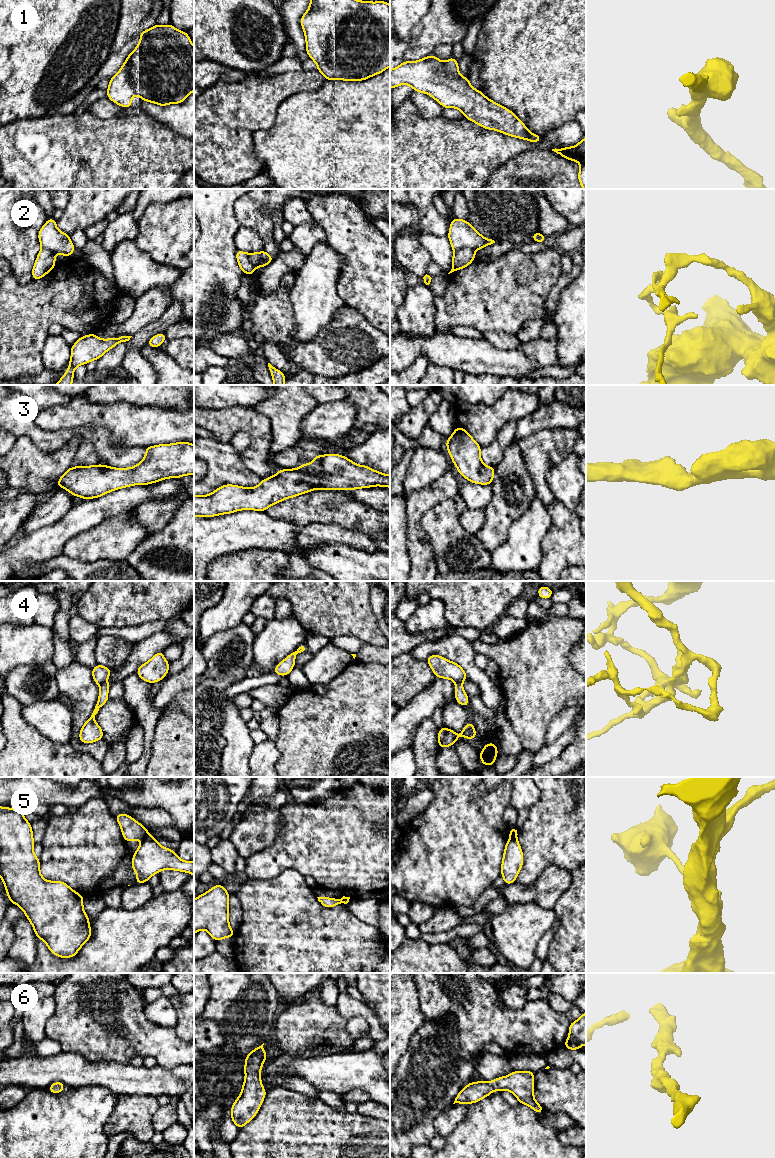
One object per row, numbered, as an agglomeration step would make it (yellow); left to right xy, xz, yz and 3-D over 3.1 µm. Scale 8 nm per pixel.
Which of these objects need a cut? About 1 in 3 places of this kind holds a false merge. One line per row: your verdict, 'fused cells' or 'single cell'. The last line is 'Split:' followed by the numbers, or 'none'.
1: single cell
2: fused cells
3: single cell
4: fused cells
5: fused cells
6: single cell
Split: 2, 4, 5

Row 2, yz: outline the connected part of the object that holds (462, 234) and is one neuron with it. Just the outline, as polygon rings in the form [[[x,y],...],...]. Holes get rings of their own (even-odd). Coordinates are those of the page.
[[[459,218],[451,221],[447,237],[454,251],[465,248],[478,250],[495,243],[494,240],[483,237],[472,224]]]

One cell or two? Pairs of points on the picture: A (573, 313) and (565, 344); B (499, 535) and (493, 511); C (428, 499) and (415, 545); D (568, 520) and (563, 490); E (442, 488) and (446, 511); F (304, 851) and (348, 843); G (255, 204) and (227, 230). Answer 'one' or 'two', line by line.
A: one
B: one
C: one
D: two
E: two
F: one
G: two

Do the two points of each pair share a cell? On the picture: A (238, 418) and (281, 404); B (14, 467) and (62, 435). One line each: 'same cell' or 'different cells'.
A: same cell
B: different cells

